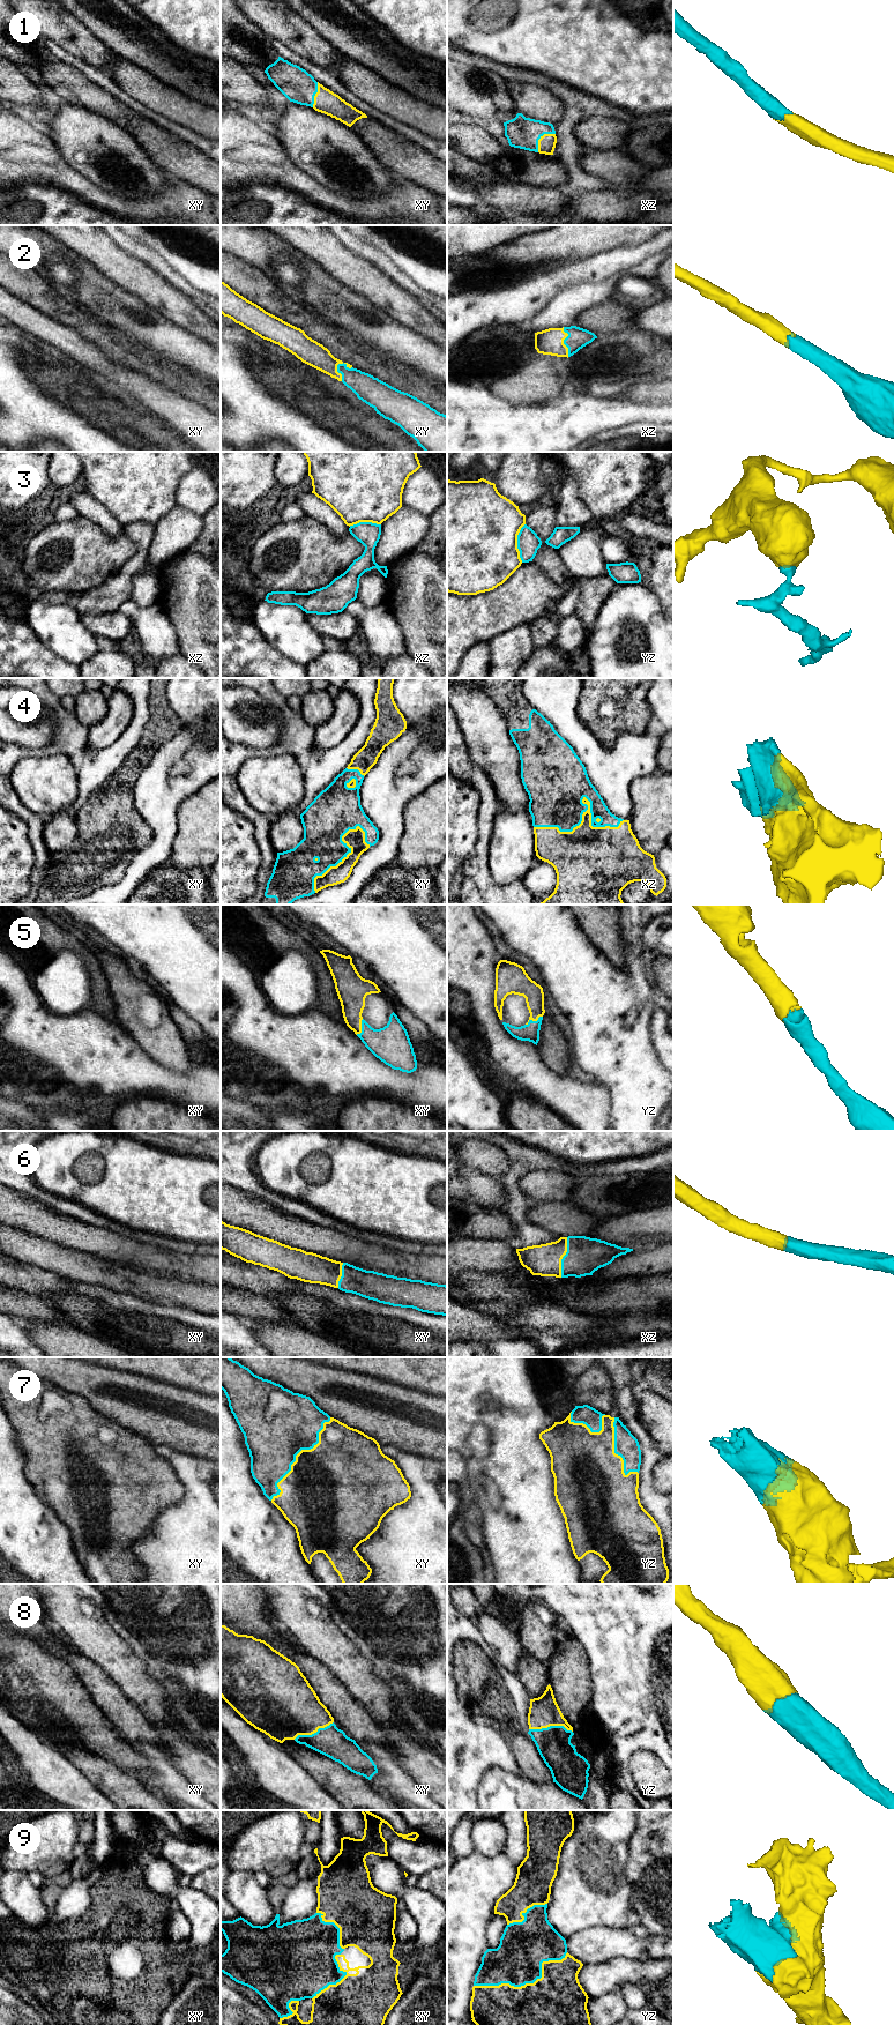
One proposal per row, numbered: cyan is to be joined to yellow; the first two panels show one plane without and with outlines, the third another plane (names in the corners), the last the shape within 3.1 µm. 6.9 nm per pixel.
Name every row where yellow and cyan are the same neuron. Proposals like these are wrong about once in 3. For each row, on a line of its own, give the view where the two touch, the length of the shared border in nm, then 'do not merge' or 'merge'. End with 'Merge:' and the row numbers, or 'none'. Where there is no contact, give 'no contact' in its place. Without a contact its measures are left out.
1: meets yellow in xz; contact 180 nm long; merge
2: meets yellow in xy; contact 130 nm long; merge
3: meets yellow in yz; contact 280 nm long; do not merge
4: meets yellow in xz; contact 650 nm long; merge
5: meets yellow in yz; contact 140 nm long; merge
6: meets yellow in xz; contact 280 nm long; merge
7: meets yellow in xy; contact 700 nm long; merge
8: meets yellow in yz; contact 300 nm long; merge
9: meets yellow in yz; contact 700 nm long; merge
Merge: 1, 2, 4, 5, 6, 7, 8, 9

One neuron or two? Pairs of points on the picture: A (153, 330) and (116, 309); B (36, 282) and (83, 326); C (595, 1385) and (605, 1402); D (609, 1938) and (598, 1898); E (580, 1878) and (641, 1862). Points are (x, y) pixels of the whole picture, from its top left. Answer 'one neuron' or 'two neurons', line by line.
A: one neuron
B: one neuron
C: one neuron
D: two neurons
E: two neurons

